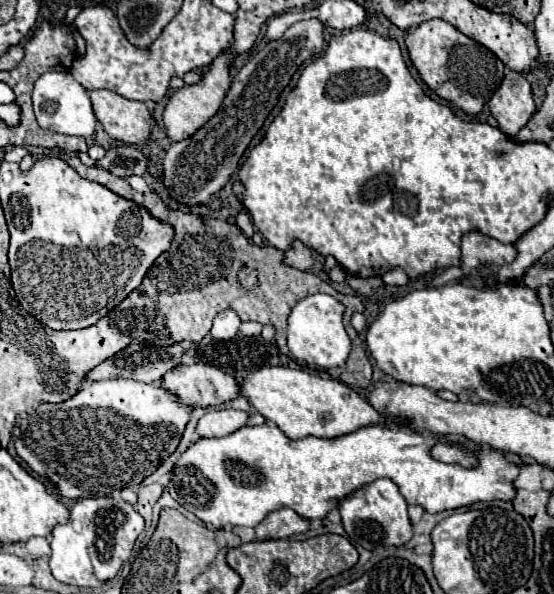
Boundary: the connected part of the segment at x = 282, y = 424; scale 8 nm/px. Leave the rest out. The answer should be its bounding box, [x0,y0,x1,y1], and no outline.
[240,367,386,439]

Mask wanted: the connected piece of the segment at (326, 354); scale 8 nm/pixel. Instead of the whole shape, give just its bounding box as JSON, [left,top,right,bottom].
[287,293,350,367]

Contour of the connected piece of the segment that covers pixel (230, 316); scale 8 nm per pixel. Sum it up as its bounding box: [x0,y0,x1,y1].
[210,309,240,341]

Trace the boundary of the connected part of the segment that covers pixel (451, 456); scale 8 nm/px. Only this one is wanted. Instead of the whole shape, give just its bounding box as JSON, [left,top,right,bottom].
[432,443,476,467]

